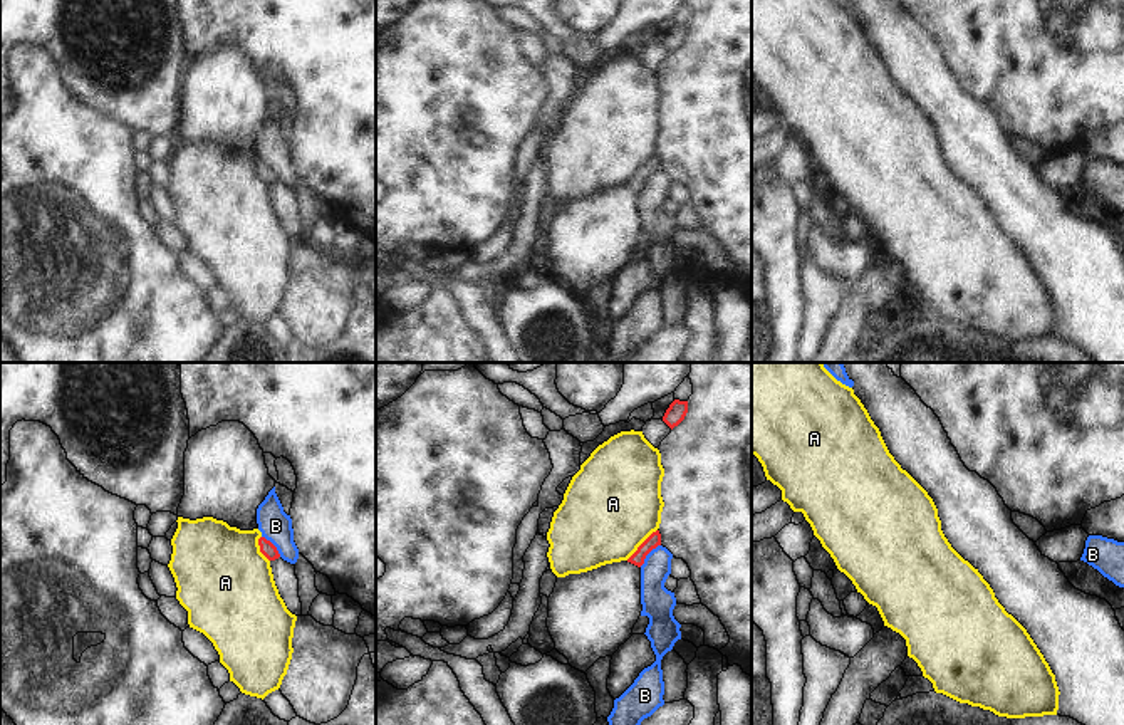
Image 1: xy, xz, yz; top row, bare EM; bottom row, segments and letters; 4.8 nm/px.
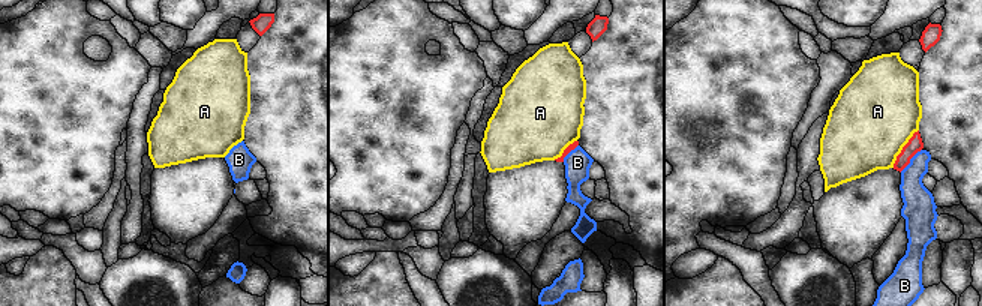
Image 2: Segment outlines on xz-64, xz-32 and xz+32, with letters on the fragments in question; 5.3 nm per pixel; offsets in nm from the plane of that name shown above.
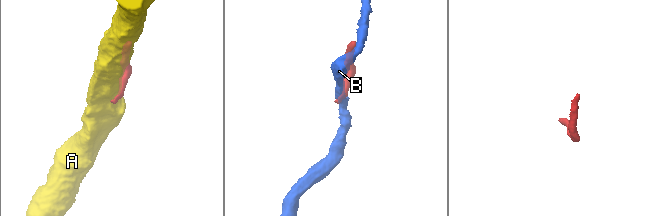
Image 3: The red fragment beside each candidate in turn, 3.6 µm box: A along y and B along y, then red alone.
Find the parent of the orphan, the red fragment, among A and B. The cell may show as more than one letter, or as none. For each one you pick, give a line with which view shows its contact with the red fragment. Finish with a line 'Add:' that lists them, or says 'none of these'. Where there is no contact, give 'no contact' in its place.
Add: none of these

